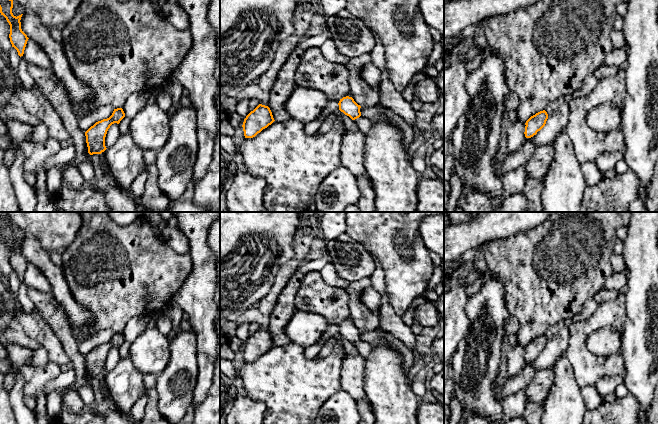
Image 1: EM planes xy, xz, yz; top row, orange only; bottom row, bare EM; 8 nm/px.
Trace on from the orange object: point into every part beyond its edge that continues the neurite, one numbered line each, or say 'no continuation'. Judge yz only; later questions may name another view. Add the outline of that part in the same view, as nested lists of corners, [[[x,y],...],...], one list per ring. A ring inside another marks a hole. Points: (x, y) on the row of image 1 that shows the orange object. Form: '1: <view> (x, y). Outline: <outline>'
1: yz (549, 48). Outline: [[[541,0],[528,7],[520,7],[514,11],[510,11],[505,14],[499,14],[491,17],[484,25],[484,31],[486,34],[487,45],[490,49],[494,50],[499,55],[506,67],[505,78],[507,80],[508,87],[511,91],[516,92],[519,97],[519,105],[517,108],[518,117],[517,120],[526,121],[536,113],[545,110],[545,108],[553,101],[556,101],[559,97],[567,97],[573,94],[579,89],[584,80],[593,75],[594,72],[604,64],[605,57],[613,50],[610,33],[614,27],[614,19],[616,17],[616,6],[627,0]]]

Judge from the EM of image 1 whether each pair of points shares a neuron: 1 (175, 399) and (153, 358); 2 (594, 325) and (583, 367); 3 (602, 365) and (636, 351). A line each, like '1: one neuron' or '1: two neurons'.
1: two neurons
2: one neuron
3: two neurons

